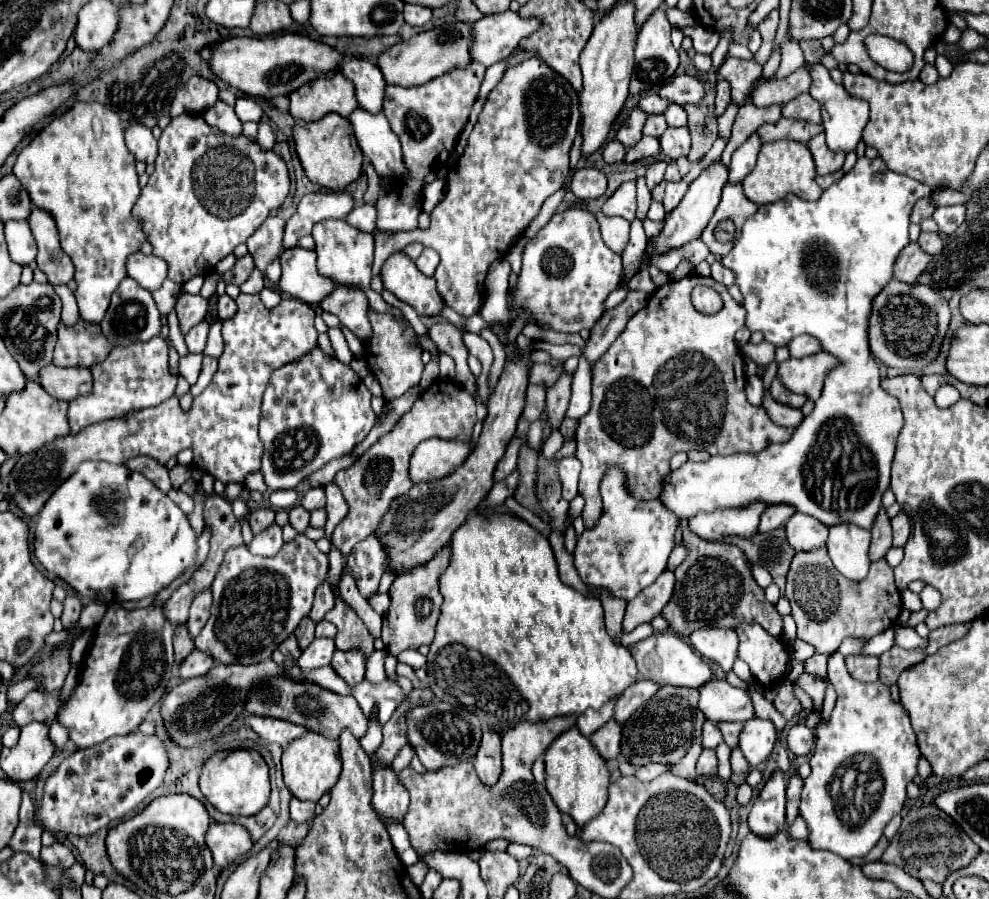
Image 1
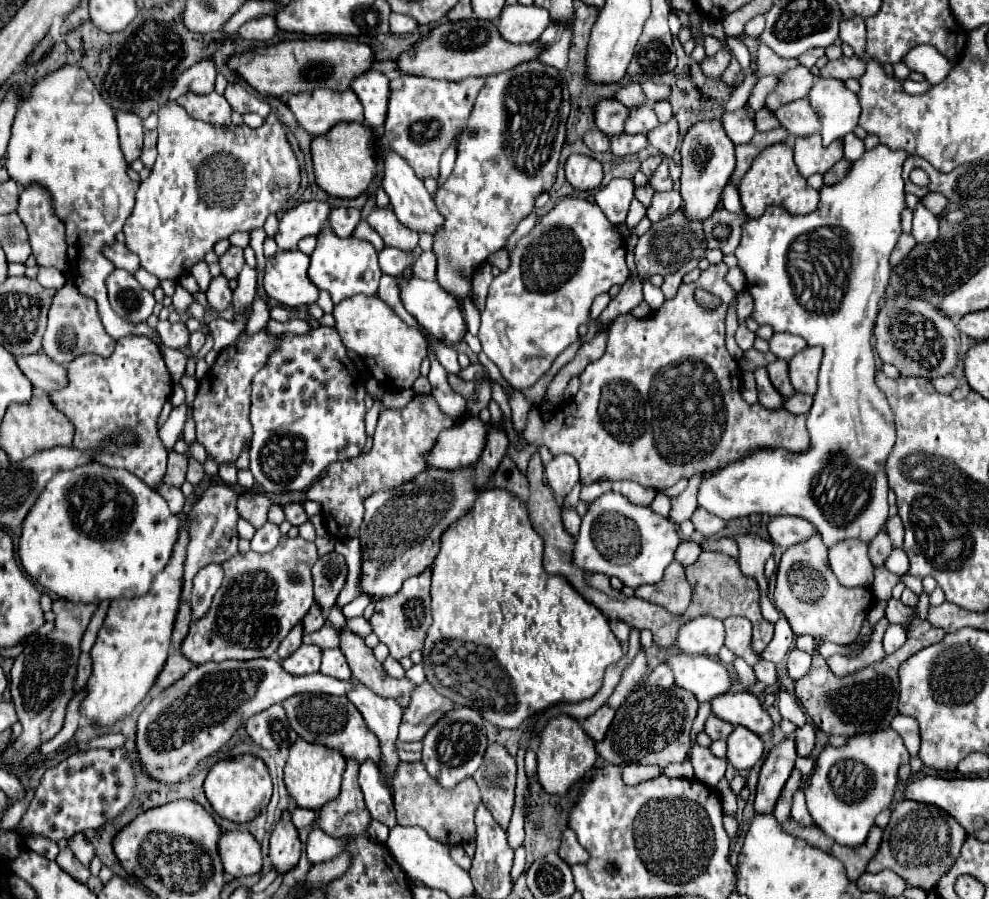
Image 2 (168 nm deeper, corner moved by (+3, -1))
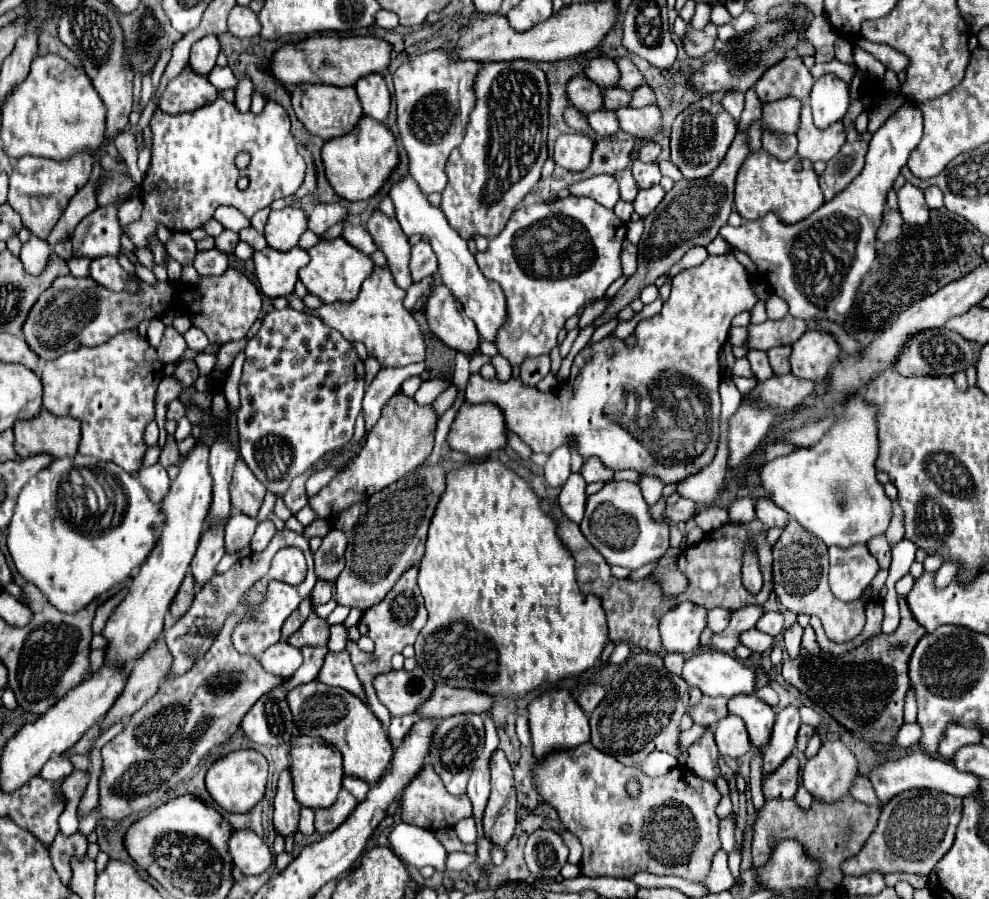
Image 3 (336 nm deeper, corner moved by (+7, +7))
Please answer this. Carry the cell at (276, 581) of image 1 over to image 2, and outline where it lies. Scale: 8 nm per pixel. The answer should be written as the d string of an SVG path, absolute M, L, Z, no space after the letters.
M283 535L271 553L237 553L221 563L225 573L223 583L217 589L207 615L191 623L181 653L195 665L225 659L247 661L273 657L285 635L313 605L311 567L317 559L317 547L313 541Z

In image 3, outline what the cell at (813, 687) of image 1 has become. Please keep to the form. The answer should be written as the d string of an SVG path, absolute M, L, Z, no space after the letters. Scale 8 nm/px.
M901 619L899 627L891 635L879 633L845 655L829 655L819 649L813 627L805 627L799 655L783 661L781 665L783 677L813 703L821 705L843 727L871 741L893 743L899 727L903 725L903 699L911 685L909 657L923 635L925 629L919 623L913 619Z

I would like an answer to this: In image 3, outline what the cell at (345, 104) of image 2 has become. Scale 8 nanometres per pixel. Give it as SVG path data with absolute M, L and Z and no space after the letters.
M305 83L305 85L295 87L295 91L291 93L291 103L293 103L297 119L305 125L305 129L311 135L321 137L323 141L347 135L349 131L353 131L353 127L363 117L363 109L361 109L361 103L357 99L355 87L335 87L335 85Z

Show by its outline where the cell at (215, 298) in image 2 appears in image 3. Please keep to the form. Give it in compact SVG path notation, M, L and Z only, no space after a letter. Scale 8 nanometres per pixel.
M215 247L209 251L197 251L193 267L199 275L221 275L227 269L227 255Z

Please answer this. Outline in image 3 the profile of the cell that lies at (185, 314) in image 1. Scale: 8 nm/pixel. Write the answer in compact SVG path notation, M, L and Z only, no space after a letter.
M167 327L161 339L161 345L157 349L157 355L161 359L161 365L169 365L169 363L179 363L183 353L185 353L187 345L183 335L179 335L173 327Z

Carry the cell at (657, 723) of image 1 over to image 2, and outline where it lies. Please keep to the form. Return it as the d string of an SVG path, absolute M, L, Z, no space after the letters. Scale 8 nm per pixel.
M675 685L669 689L637 689L633 695L629 695L627 703L617 709L617 715L605 739L597 745L597 751L605 761L619 767L633 763L665 767L673 761L683 761L691 751L689 731L697 715L697 707L699 703L693 699L693 693Z

